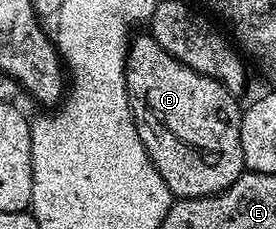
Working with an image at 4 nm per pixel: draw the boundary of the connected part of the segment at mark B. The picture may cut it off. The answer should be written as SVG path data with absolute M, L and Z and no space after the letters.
M152 35L135 36L126 53L126 90L130 100L130 110L136 123L136 131L156 167L160 179L170 188L175 198L196 199L211 197L236 183L246 164L240 143L240 127L243 110L238 109L239 98L220 84L215 77L192 71L180 59L176 59Z

